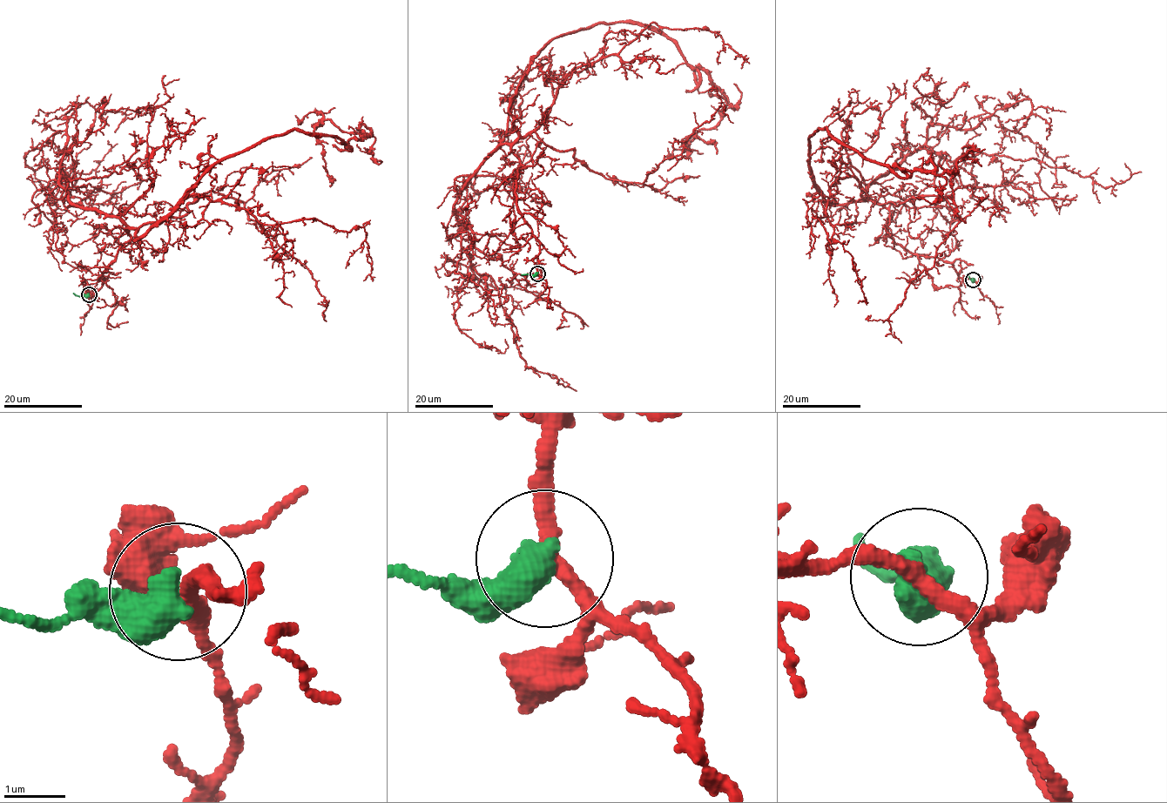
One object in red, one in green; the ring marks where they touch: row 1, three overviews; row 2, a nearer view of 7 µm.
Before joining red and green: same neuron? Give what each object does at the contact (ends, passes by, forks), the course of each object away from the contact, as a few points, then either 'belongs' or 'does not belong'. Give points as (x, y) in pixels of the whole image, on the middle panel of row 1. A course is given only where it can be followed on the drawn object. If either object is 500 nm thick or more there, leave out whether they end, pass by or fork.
red via (536, 273), (509, 106), (555, 37), (658, 29), (726, 99), (715, 125), (683, 139), (717, 153) | green via (536, 273), (521, 275) | does not belong

